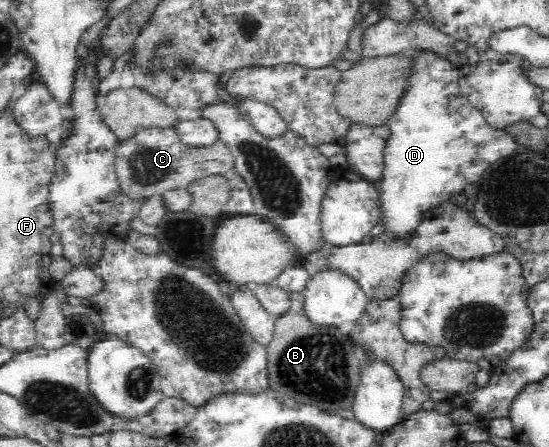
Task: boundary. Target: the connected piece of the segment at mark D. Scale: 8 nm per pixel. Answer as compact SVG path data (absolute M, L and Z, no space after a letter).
M413 53L417 69L412 85L406 91L398 111L388 121L392 135L387 139L384 153L384 170L377 186L379 189L379 221L382 231L394 243L412 241L423 217L434 207L440 206L455 195L460 195L466 184L480 183L485 174L501 159L510 156L520 148L512 135L505 129L488 124L482 110L472 105L460 93L458 68L447 59L435 53Z

